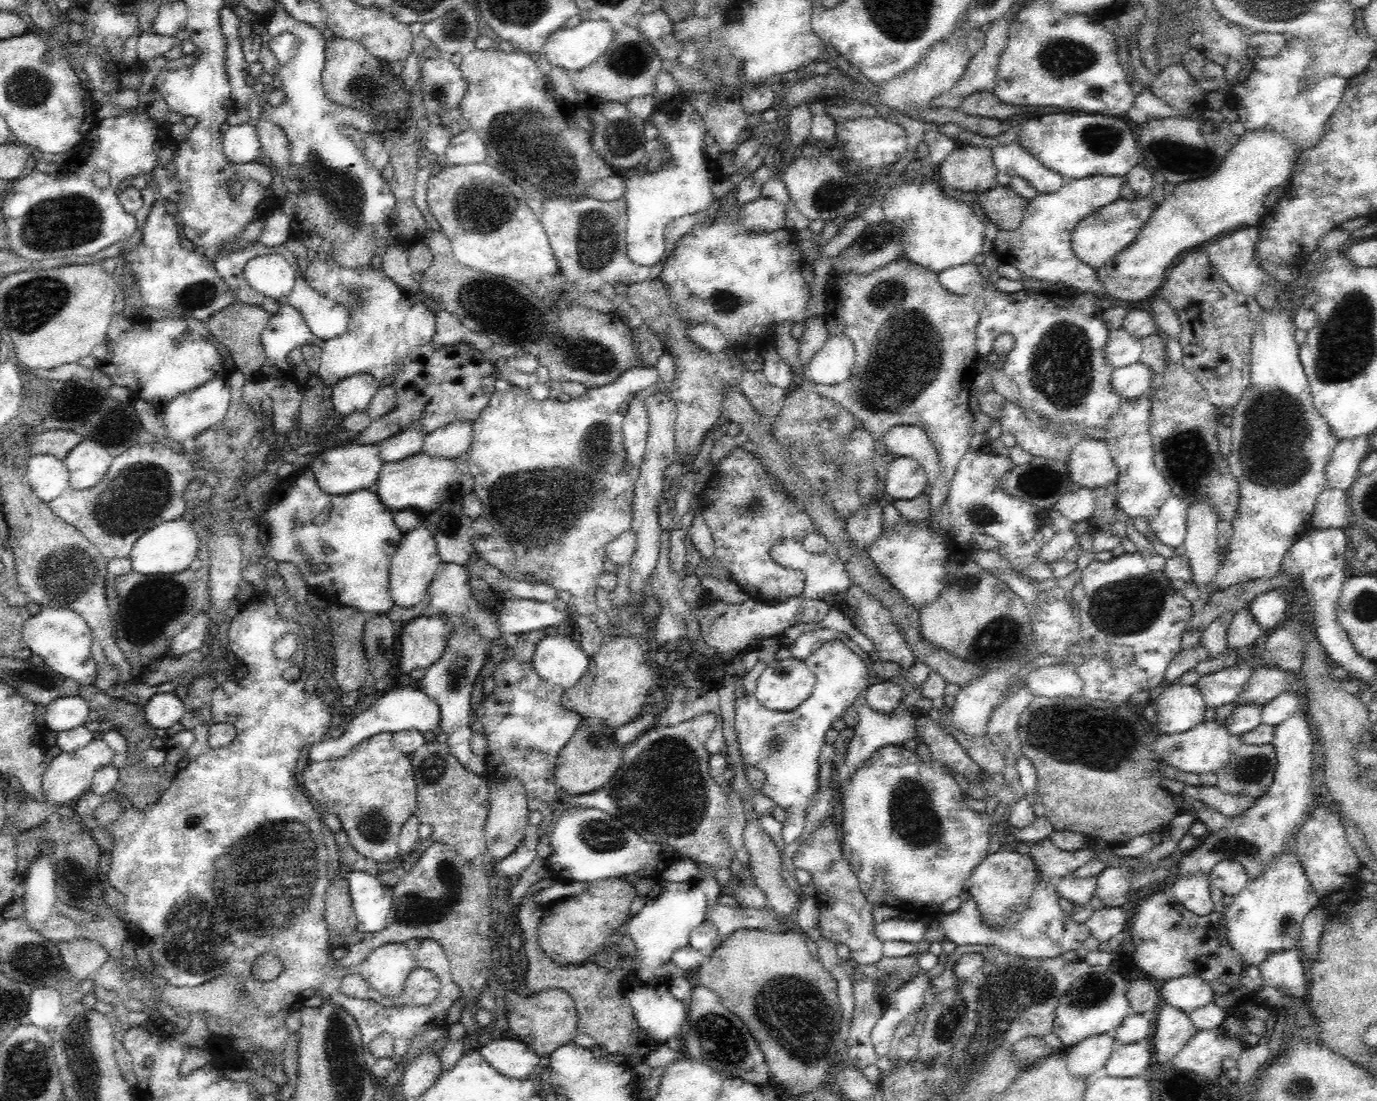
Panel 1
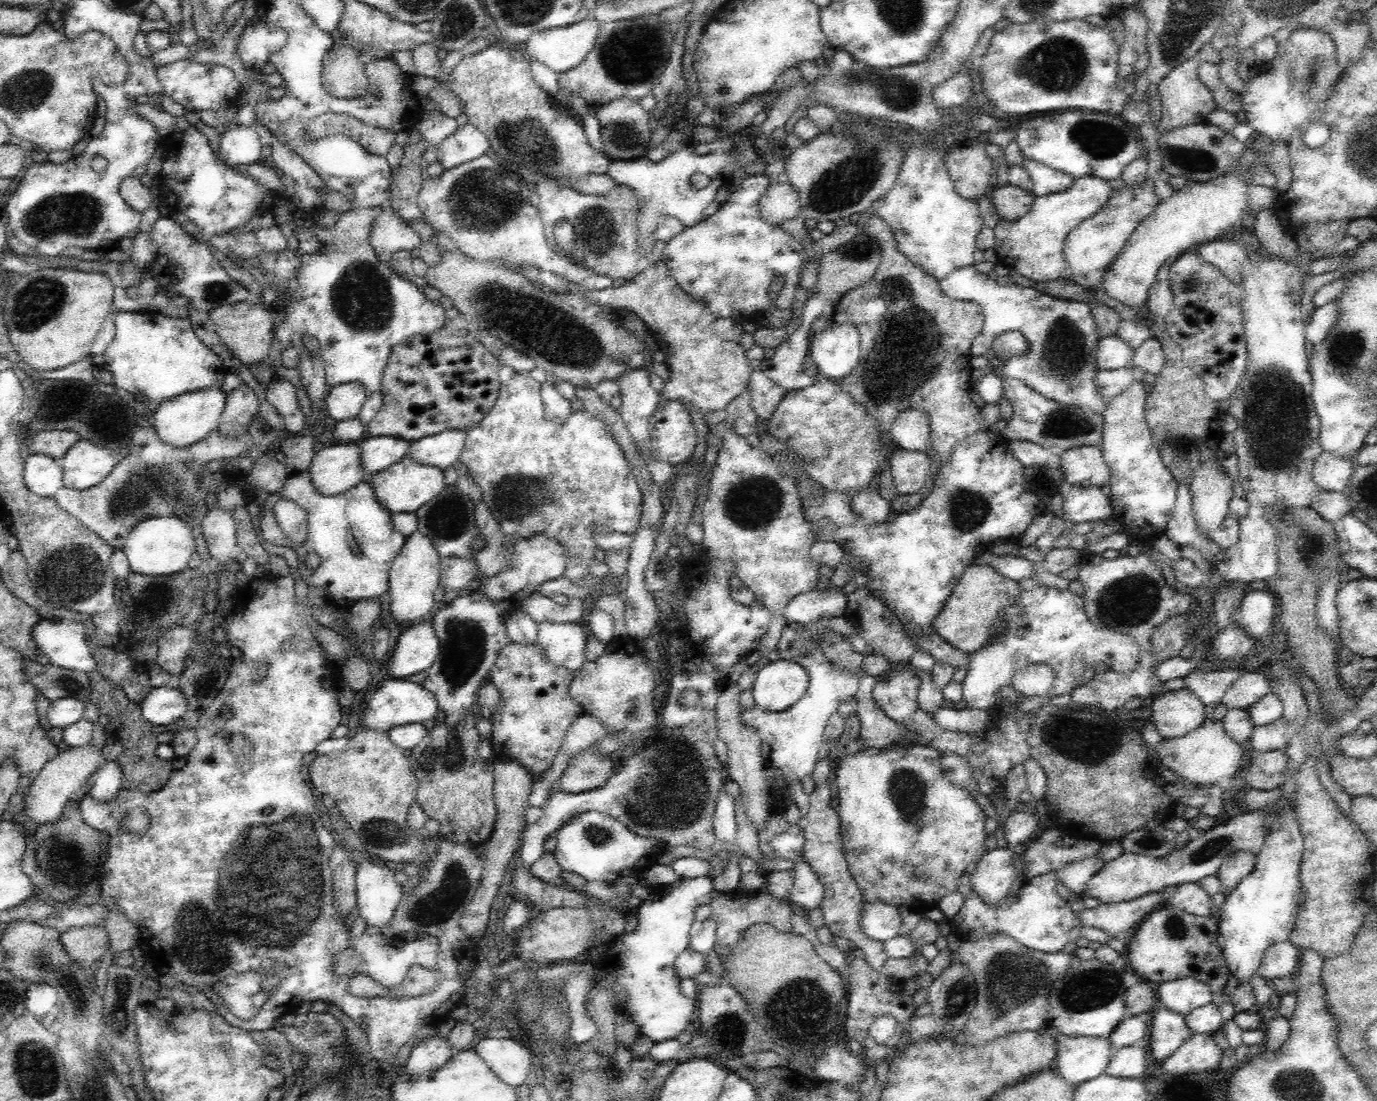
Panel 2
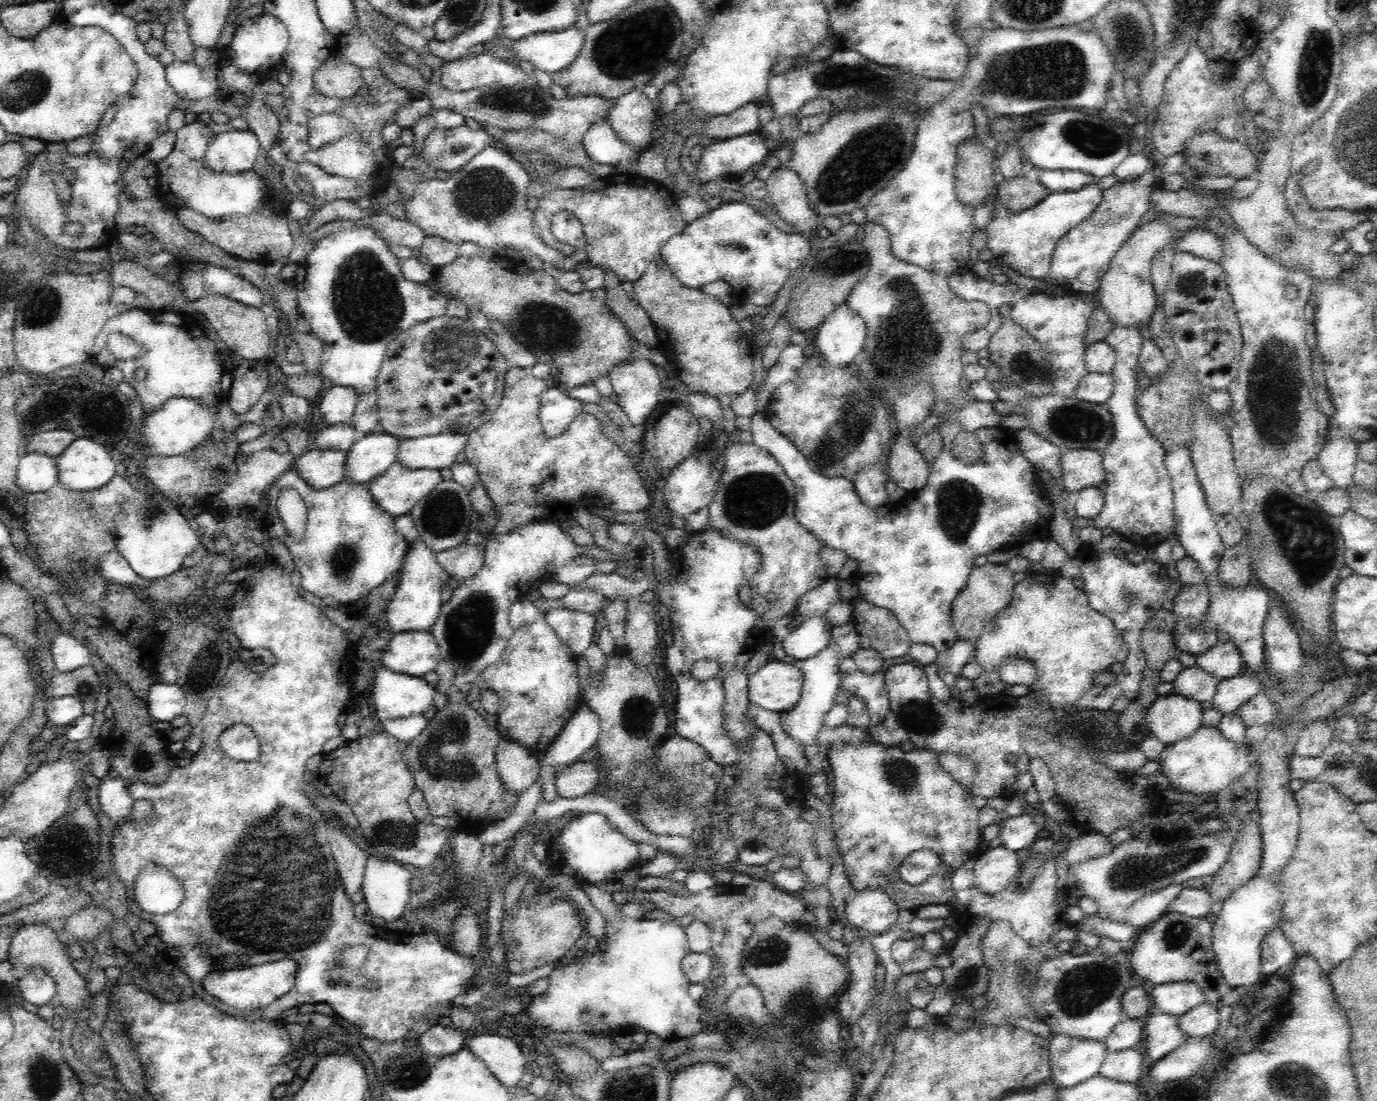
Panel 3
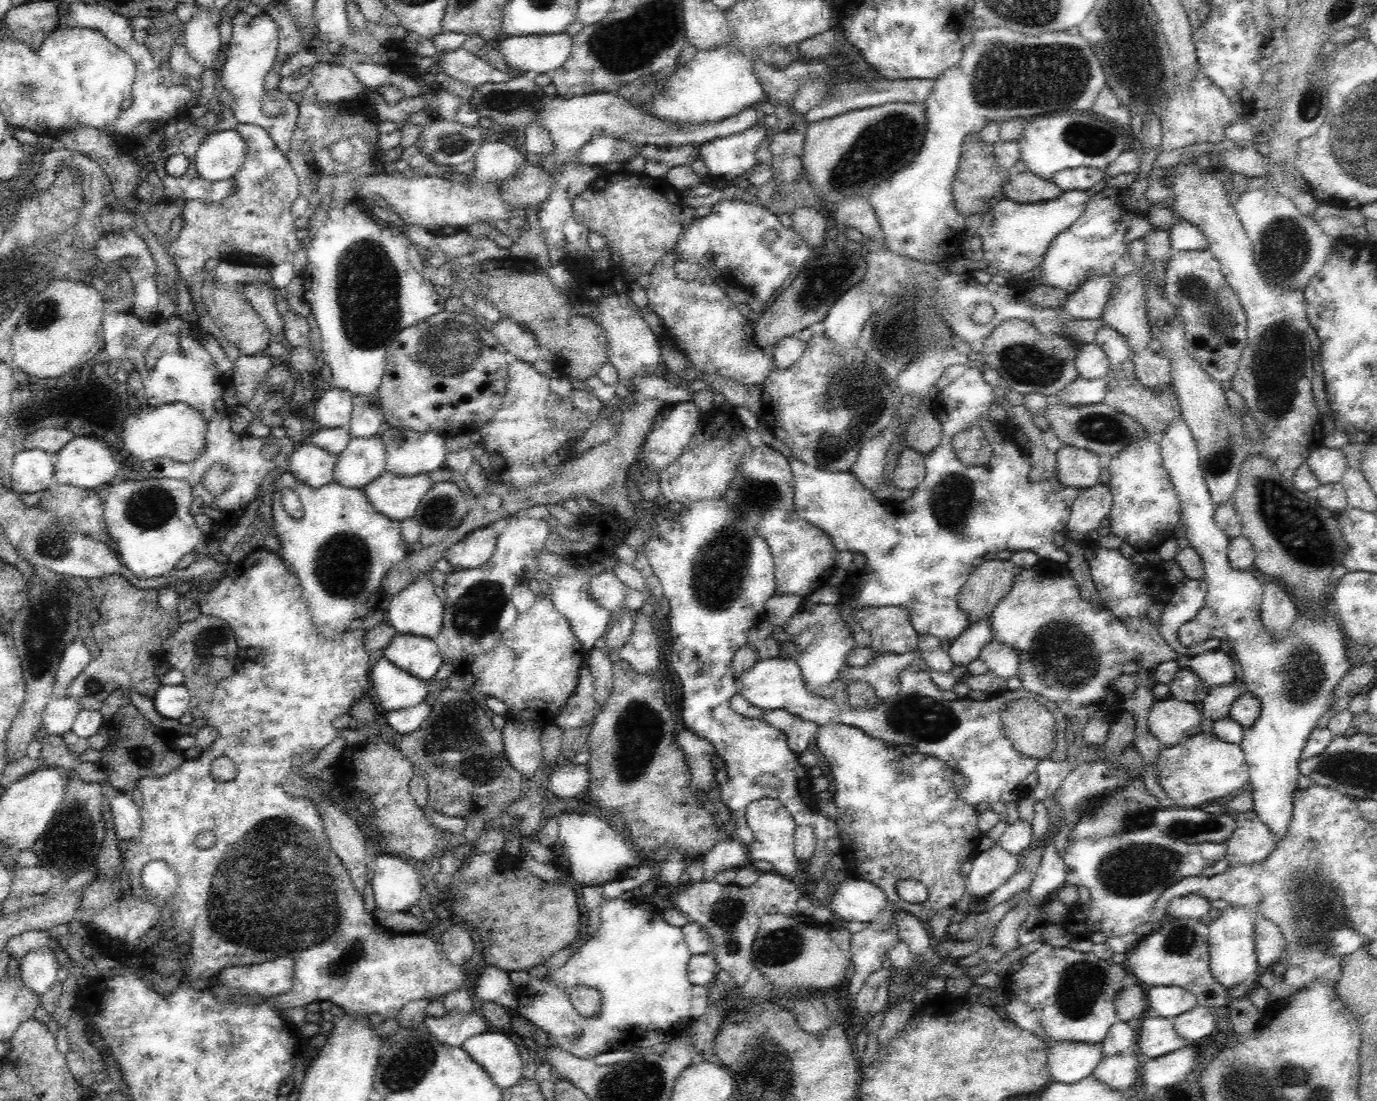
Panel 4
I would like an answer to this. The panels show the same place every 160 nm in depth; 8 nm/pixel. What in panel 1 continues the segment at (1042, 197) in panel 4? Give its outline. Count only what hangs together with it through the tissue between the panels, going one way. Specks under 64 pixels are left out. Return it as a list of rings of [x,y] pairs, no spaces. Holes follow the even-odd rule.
[[[996,184],[984,194],[976,196],[976,202],[982,204],[984,213],[999,230],[1016,230],[1022,222],[1028,201],[1014,192],[1009,186]]]

